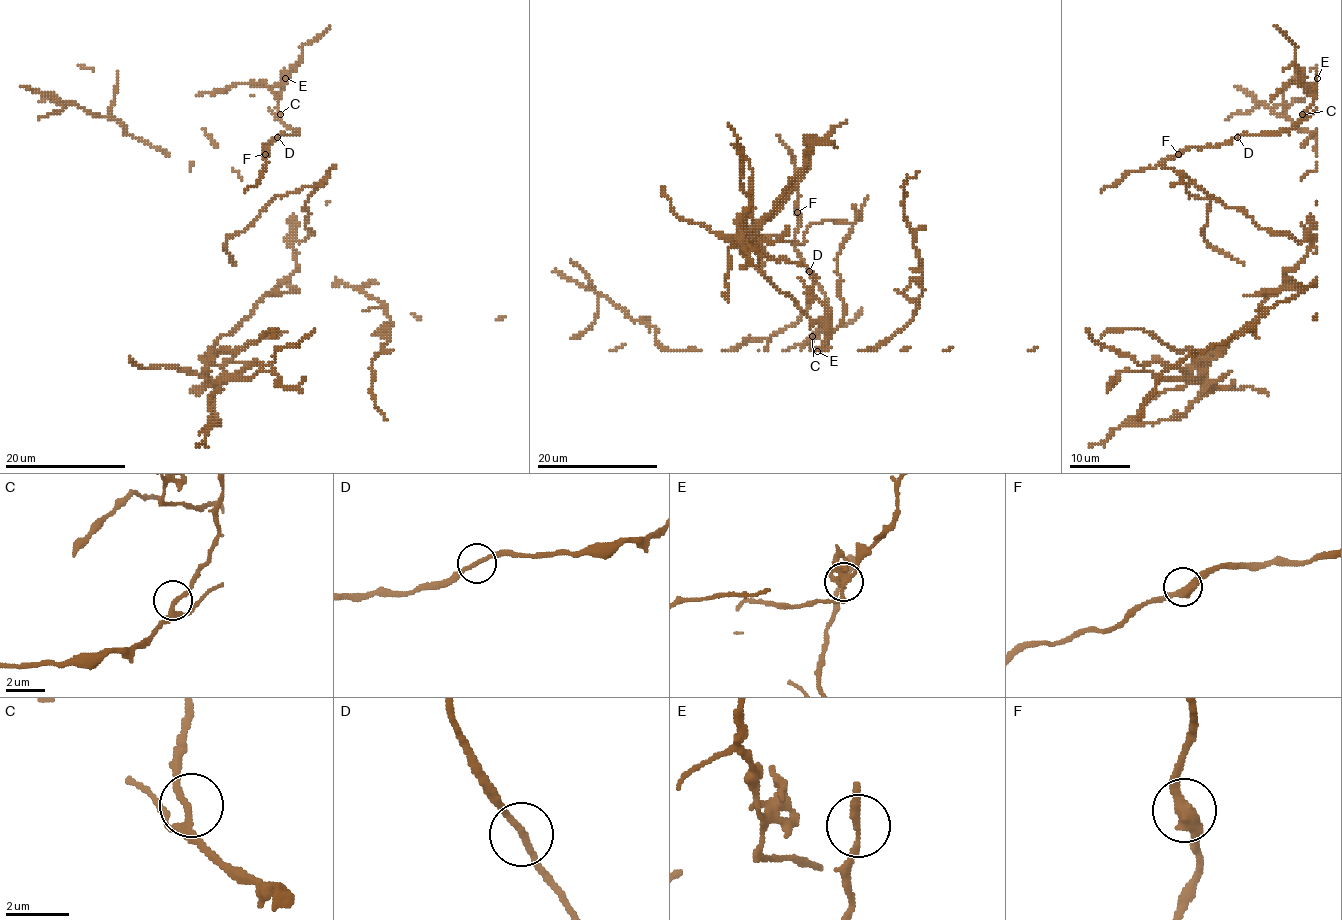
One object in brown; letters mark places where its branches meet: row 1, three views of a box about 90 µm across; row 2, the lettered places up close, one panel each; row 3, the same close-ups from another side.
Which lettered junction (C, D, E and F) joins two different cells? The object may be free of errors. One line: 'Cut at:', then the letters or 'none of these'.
Cut at: E

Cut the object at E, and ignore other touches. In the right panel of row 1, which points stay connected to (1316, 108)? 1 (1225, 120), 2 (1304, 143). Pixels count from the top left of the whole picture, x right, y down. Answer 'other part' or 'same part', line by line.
1: other part
2: other part

